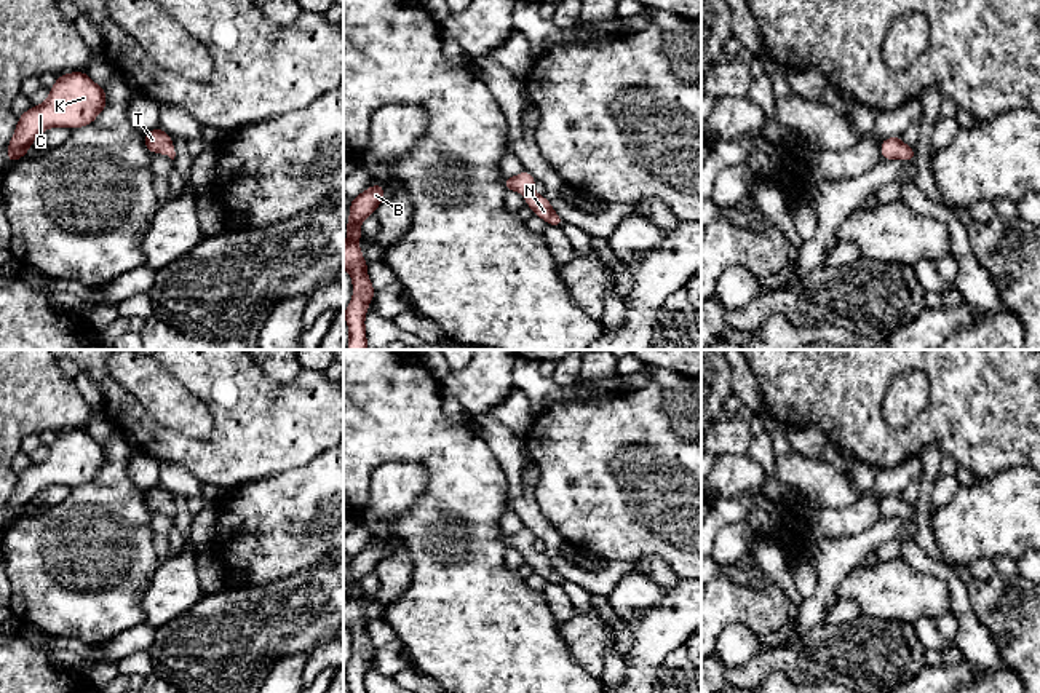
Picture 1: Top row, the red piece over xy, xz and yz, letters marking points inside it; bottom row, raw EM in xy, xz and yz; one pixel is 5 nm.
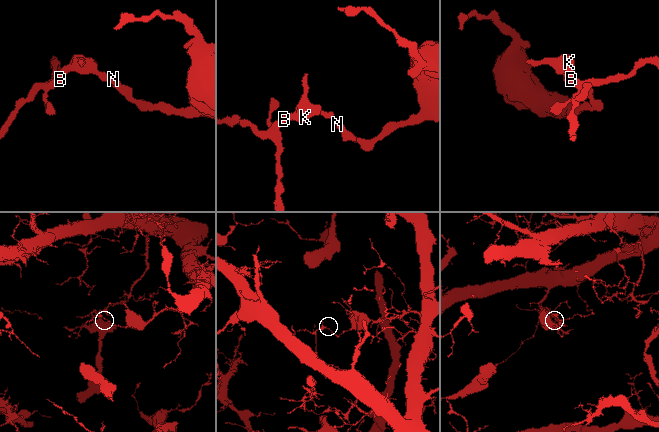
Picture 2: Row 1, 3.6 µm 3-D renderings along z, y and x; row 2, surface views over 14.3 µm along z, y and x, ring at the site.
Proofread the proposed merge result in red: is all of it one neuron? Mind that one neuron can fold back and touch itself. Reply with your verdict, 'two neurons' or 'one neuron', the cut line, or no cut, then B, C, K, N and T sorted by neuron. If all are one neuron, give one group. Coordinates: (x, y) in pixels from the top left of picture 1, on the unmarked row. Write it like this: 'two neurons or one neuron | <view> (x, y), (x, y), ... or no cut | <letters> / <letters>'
one neuron | no cut | B C K N T

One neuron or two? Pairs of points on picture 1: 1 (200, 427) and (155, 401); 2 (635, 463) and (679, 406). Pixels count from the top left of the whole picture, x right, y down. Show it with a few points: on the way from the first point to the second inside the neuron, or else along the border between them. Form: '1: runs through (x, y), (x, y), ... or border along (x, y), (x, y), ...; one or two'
1: runs through (189, 415), (166, 401); one
2: border along (663, 390), (670, 428), (684, 439); two

